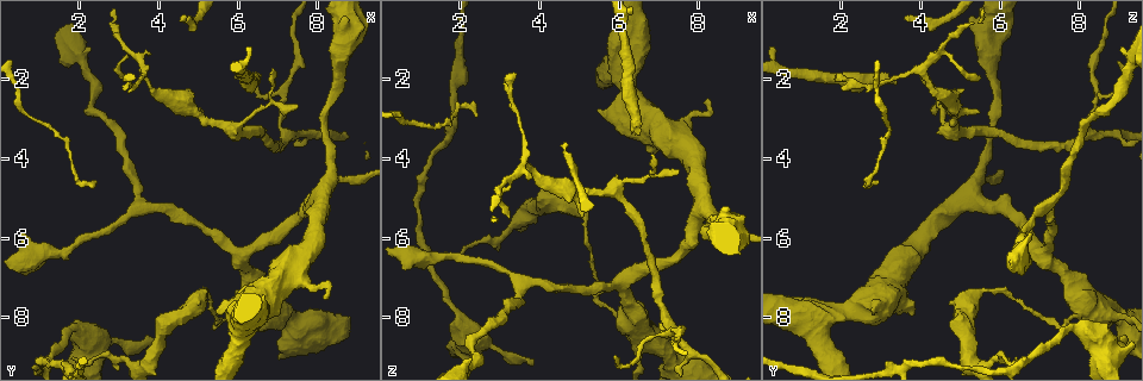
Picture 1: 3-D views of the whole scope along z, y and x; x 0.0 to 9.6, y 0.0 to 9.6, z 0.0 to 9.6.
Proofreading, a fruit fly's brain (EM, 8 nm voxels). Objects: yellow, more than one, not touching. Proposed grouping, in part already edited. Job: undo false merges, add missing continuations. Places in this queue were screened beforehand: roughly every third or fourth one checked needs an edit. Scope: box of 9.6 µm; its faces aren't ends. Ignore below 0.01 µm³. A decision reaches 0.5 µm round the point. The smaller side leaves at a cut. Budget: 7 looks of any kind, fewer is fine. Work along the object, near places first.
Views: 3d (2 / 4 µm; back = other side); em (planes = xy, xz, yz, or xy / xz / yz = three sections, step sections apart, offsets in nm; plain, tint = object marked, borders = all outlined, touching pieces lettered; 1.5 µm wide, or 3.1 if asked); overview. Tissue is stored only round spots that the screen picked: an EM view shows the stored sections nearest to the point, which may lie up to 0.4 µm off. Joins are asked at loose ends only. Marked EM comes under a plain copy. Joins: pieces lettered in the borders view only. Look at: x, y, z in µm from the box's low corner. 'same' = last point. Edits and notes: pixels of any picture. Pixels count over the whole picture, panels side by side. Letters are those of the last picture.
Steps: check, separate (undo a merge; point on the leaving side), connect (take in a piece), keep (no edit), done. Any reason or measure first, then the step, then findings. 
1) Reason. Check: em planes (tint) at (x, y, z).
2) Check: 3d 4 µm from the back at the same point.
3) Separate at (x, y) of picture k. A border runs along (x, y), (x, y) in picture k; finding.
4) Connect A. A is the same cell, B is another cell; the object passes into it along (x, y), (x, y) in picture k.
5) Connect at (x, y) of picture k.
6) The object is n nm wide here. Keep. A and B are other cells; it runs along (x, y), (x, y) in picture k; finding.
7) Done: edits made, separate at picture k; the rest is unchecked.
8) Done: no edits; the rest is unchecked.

Sudden change in width. Check: 3d 4 µm at (6.20, 7.80, 8.05).

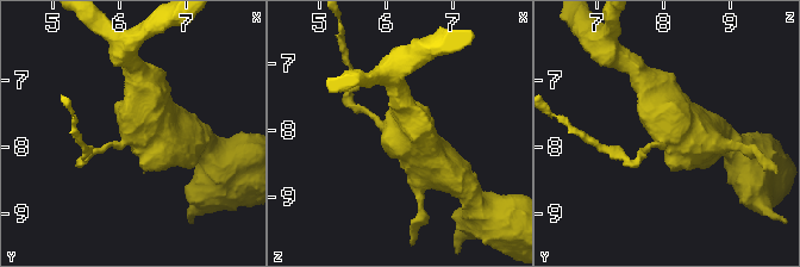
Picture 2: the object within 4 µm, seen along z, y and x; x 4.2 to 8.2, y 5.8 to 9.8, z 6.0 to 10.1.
Check: em planes (borders) at (6.15, 7.80, 8.05).

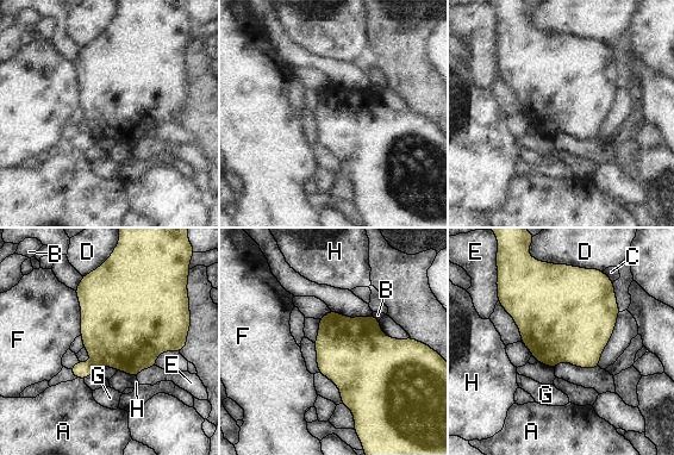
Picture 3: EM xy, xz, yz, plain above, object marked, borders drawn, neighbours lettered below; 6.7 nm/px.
Separate at (81, 369) of picture 3. A, B, C, D, E, F, G and H are other cells; a second neuron is stuck on.

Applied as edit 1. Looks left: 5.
Free end. Check: 3d 4 µm at (2.25, 1.20, 9.05).

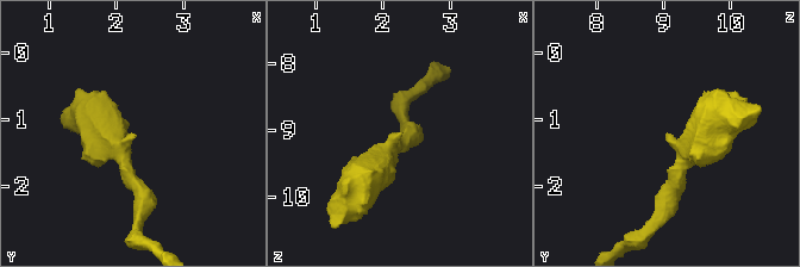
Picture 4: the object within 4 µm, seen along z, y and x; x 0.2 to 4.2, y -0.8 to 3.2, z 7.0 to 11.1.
The arms are 240, 500 nm wide; need the tissue. Check: em planes (borders) at (2.25, 1.25, 9.05).

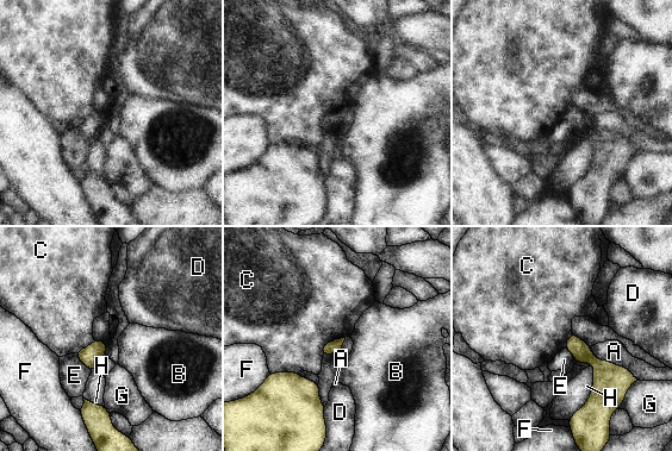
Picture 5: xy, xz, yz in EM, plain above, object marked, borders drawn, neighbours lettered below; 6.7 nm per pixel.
Keep. A, B, C, D, E, F, G and H are other cells; a border runs along (344, 337), (328, 342), (321, 355) in picture 5; no lettered piece goes on from it.

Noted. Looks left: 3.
Done: edits made, separate at picture 3; the rest is unchecked.

